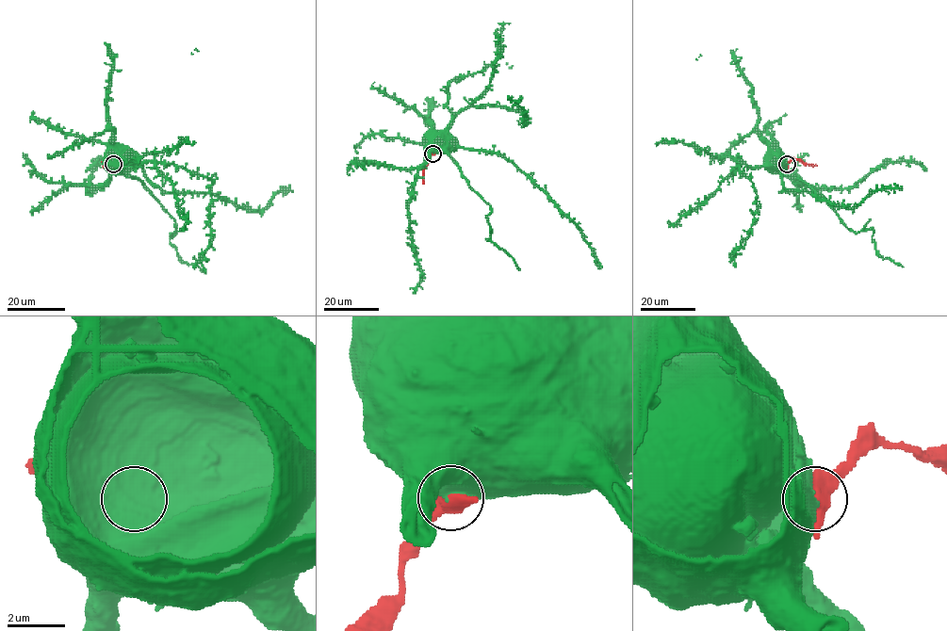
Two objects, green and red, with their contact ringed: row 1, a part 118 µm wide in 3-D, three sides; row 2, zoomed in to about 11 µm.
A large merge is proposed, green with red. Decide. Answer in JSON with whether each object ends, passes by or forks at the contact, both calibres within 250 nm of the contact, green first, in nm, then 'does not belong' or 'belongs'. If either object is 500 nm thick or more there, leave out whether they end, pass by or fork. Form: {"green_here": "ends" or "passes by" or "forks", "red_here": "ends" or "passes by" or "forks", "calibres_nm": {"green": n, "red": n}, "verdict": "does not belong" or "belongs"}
{"calibres_nm": {"green": 850, "red": 550}, "verdict": "does not belong"}

